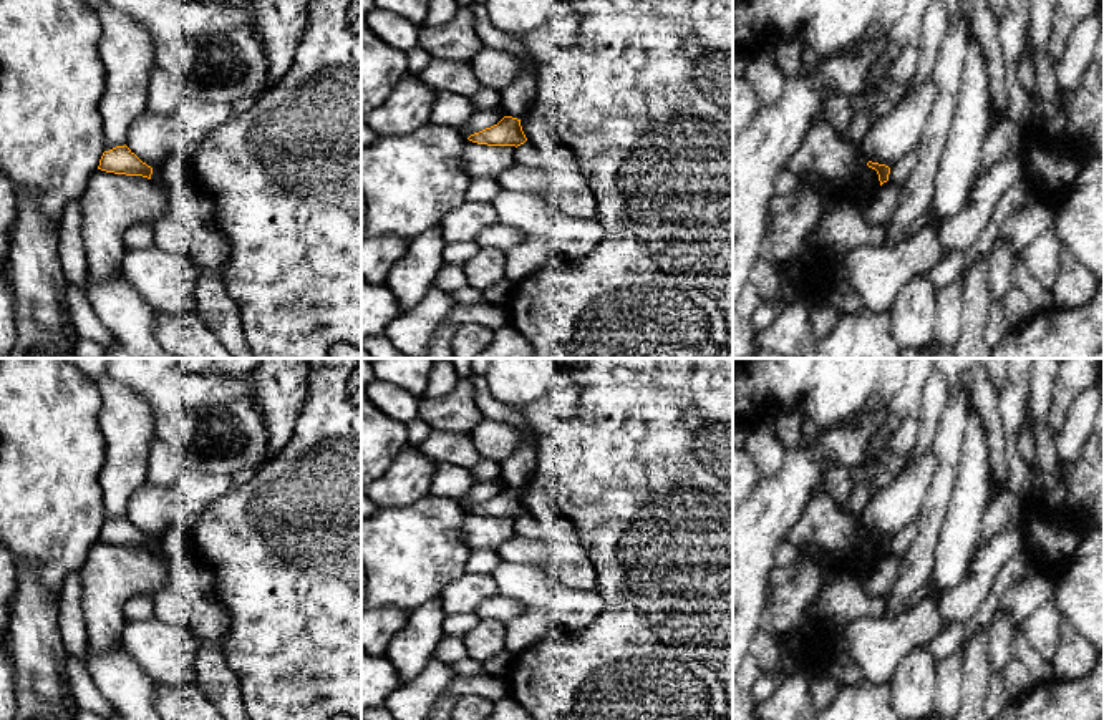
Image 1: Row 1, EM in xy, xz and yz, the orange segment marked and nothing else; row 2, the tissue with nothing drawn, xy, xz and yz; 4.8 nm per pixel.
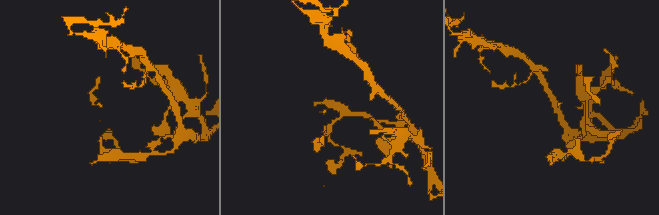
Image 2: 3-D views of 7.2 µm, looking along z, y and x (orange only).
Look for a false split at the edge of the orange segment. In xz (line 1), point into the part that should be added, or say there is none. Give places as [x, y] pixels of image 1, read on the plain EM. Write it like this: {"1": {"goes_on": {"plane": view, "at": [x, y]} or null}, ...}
{"1": {"goes_on": null}}

